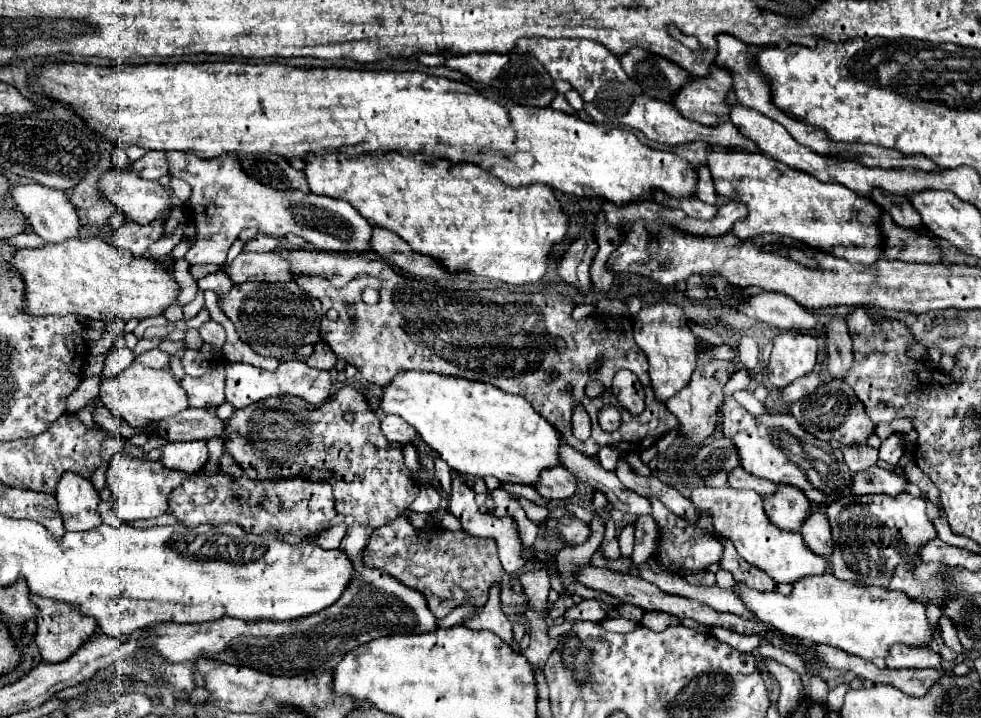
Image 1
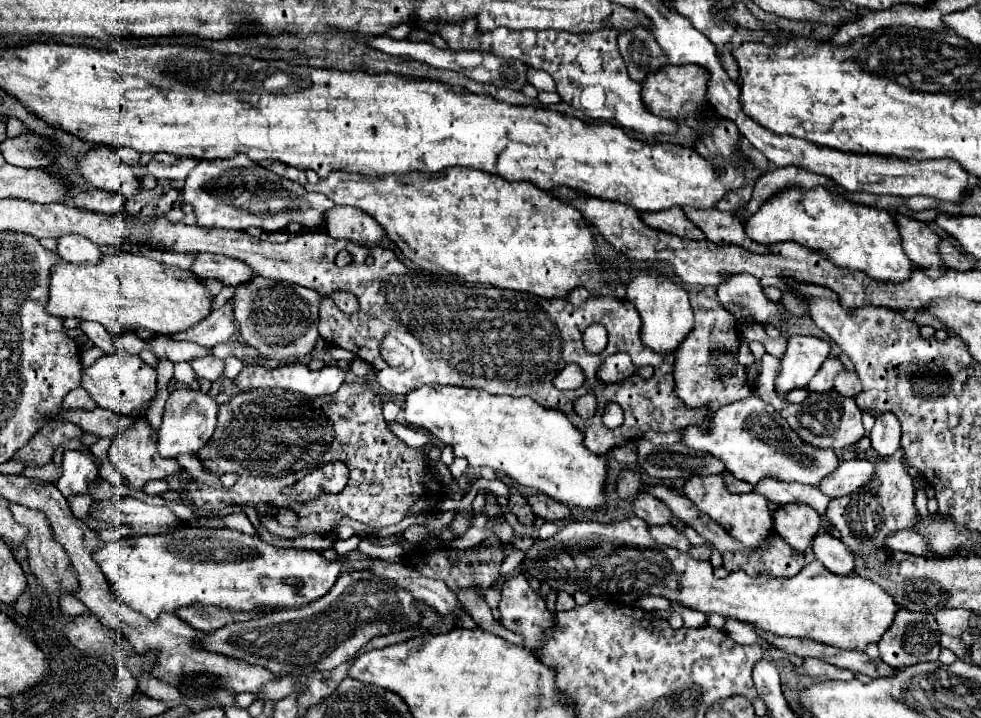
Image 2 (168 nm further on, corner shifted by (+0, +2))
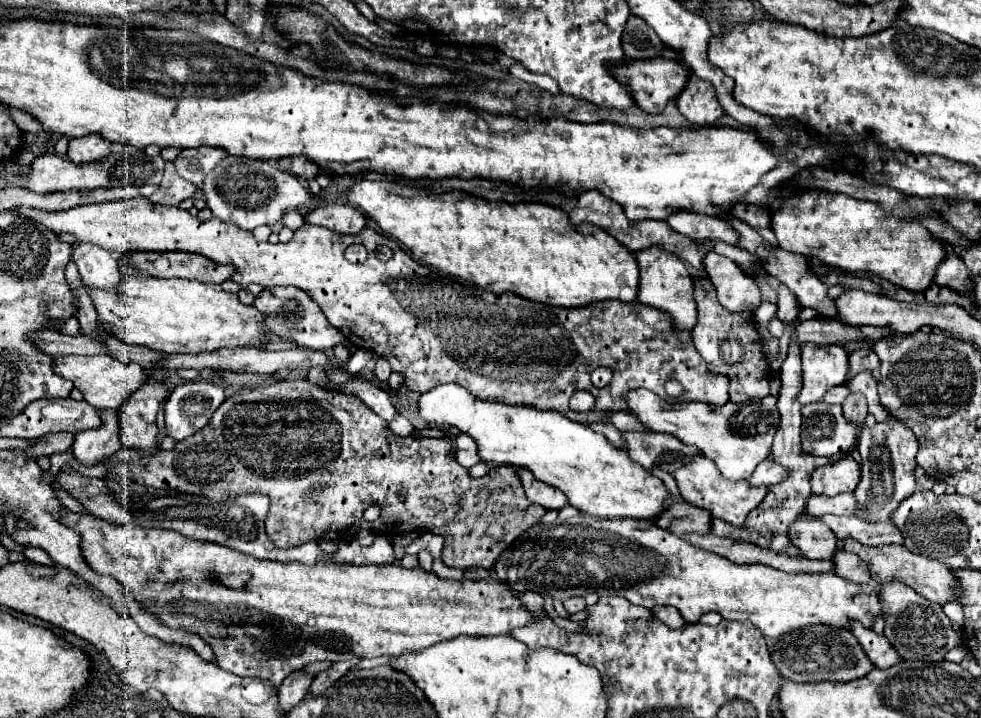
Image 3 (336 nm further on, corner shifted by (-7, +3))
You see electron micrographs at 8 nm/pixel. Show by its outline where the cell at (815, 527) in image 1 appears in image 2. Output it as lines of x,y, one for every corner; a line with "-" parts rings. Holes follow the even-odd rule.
820,532
816,536
812,550
814,550
816,560
822,562
832,574
848,576
854,572
854,556
836,536
828,532

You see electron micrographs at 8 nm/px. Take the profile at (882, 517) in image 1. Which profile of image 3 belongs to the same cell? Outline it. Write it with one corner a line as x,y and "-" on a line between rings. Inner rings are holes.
891,419
887,423
875,423
873,427
863,427
859,433
859,453
861,453
861,481
855,489
857,517
865,521
887,521
891,513
911,497
915,491
915,455
919,451
919,441
901,421

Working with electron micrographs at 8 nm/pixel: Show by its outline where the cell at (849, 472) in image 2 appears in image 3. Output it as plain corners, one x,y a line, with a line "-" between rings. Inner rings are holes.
845,455
837,463
817,469
811,475
811,489
813,493
835,497
839,493
855,491
859,479
861,479
861,465
851,455

